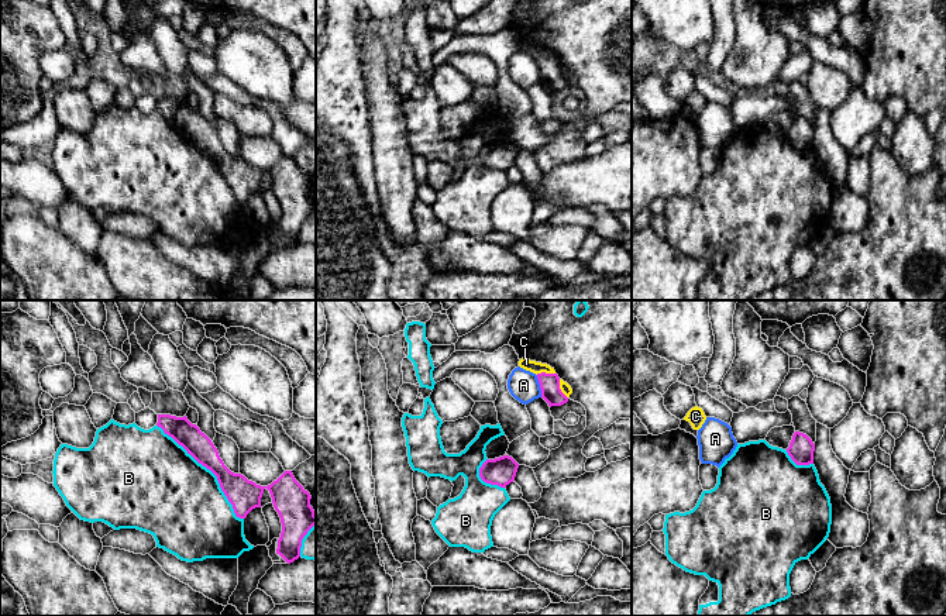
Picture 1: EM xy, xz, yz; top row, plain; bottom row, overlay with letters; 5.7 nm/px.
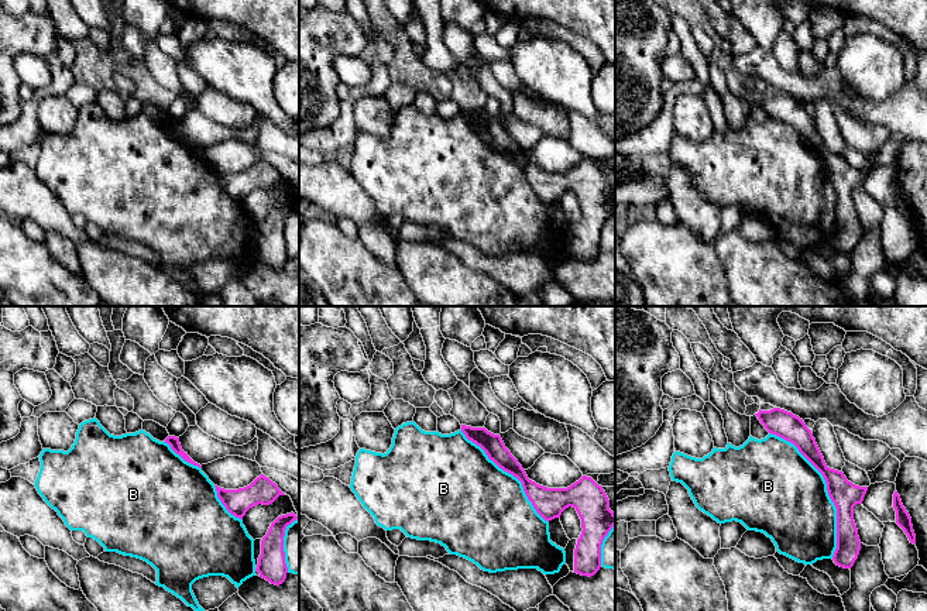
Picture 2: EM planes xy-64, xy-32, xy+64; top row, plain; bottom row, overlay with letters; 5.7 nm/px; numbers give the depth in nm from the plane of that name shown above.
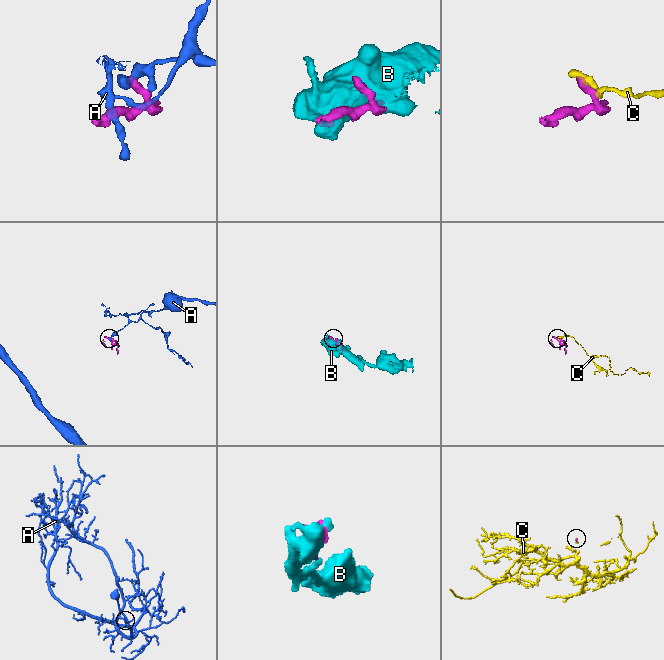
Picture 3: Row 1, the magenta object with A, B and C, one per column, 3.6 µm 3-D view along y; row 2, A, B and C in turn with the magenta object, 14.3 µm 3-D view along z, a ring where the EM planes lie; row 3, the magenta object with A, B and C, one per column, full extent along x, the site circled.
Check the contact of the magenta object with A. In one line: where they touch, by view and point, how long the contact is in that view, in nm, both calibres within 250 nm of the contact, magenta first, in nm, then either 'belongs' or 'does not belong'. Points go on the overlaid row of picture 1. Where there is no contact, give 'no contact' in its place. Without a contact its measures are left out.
xz (540, 386) | 130 nm | 110/180 nm | does not belong

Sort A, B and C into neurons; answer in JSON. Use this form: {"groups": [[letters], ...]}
{"groups": [["A"], ["B"], ["C"]]}

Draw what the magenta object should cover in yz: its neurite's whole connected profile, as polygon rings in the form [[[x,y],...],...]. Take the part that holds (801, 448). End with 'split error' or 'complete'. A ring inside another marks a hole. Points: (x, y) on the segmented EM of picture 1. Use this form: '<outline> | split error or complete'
[[[795,431],[790,447],[787,448],[788,455],[797,465],[813,464],[815,444],[812,440],[799,431]]] | complete

